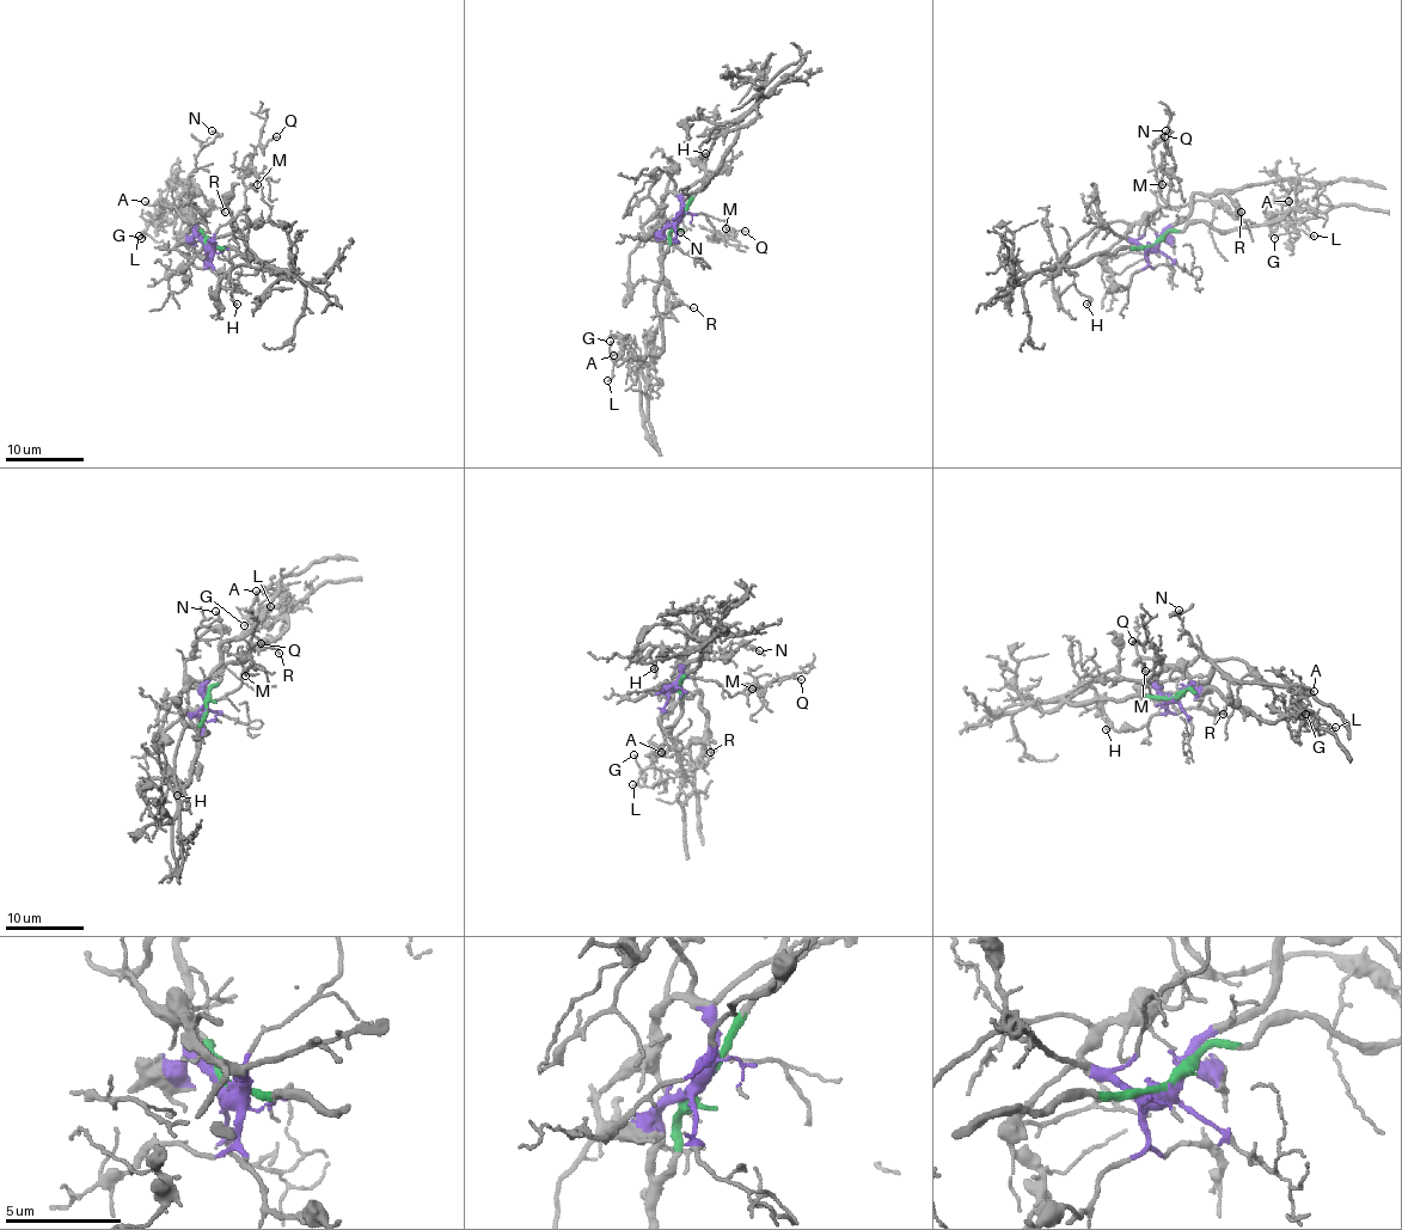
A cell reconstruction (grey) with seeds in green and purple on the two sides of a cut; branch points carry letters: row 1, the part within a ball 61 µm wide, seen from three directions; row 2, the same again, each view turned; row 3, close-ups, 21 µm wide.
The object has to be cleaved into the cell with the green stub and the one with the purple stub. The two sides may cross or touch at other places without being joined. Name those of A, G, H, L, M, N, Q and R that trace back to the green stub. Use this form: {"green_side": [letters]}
{"green_side": ["A", "G", "H", "L"]}

